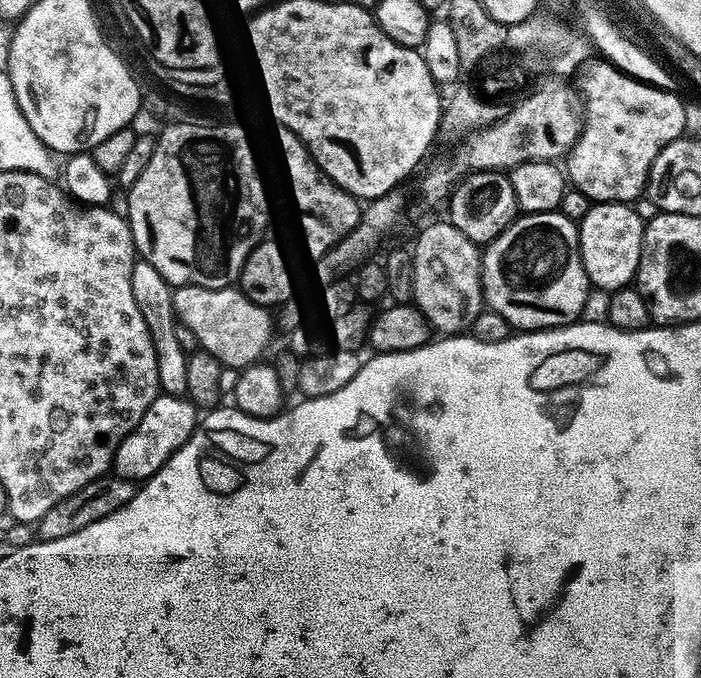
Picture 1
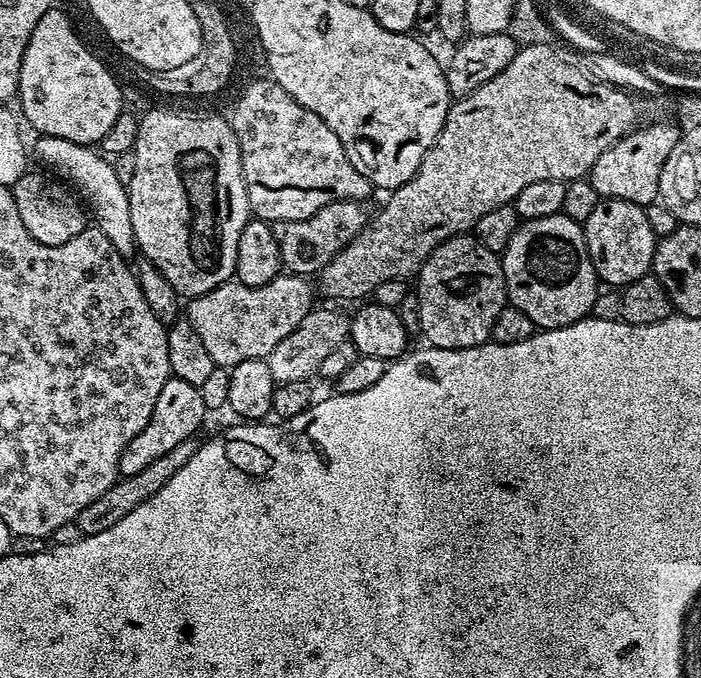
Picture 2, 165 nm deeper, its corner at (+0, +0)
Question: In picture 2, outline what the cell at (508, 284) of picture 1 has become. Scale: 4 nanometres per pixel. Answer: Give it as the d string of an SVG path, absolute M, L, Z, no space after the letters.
M568 216L523 221L510 238L502 263L507 303L527 314L537 329L576 324L591 313L598 295L596 267L590 262L583 227Z

